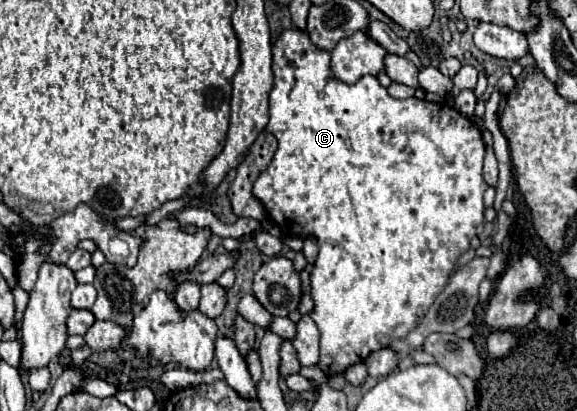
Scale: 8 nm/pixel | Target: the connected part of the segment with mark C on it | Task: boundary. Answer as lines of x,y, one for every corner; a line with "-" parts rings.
295,28
285,30
285,32
277,38
277,42
273,44
273,74
275,74
275,82
273,82
273,90
271,90
271,94
269,94
269,124
267,124
267,132
271,132
271,134
279,140
279,148
277,148
277,152
275,152
275,156
273,156
269,168
267,168
265,172
261,172
259,178
255,180
255,184
253,184
253,194
263,202
263,206
267,208
267,216
281,228
283,234
285,234
285,222
287,222
287,232
289,232
289,236
303,236
303,238
305,238
305,236
315,236
315,238
319,240
319,256
317,256
317,260
315,260
315,264
313,264
313,276
311,276
311,298
313,298
313,302
315,302
315,308
313,308
313,312
311,312
311,318
313,318
313,322
317,324
317,328
319,328
319,332
321,332
321,354
319,354
319,364
317,364
317,368
319,368
325,376
335,376
335,374
343,374
349,366
353,366
353,364
357,364
357,362
363,362
371,352
381,350
381,348
387,348
387,346
391,346
391,342
395,342
395,340
399,340
399,338
405,338
415,326
419,326
419,322
421,322
423,316
427,314
427,310
429,310
429,306
433,304
433,300
435,300
435,298
443,292
443,288
447,286
447,282
449,282
449,278
451,278
451,272
453,272
453,268
455,268
459,256
469,250
471,238
473,238
473,236
479,236
479,234
483,232
483,222
485,222
485,220
481,218
481,208
485,210
485,206
481,206
481,202
483,202
483,192
485,192
485,180
483,180
481,170
483,170
485,144
483,144
483,138
481,138
481,130
479,130
475,124
471,124
469,118
465,118
465,116
461,116
459,112
455,112
453,106
443,104
443,102
437,104
437,102
417,100
415,96
411,96
411,98
407,98
407,100
397,100
397,98
389,96
389,92
377,82
375,76
363,76
363,80
359,80
357,84
343,84
343,82
339,82
337,78
331,78
331,68
329,68
329,64
331,64
329,52
319,50
319,48
309,40
307,32
301,32
301,30
295,30

